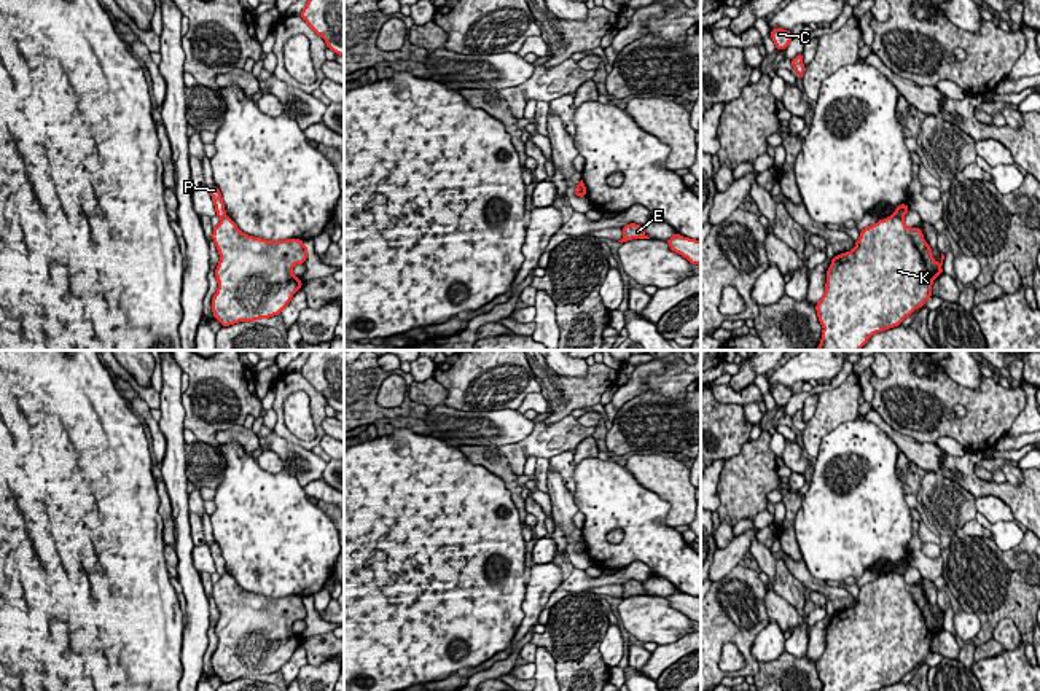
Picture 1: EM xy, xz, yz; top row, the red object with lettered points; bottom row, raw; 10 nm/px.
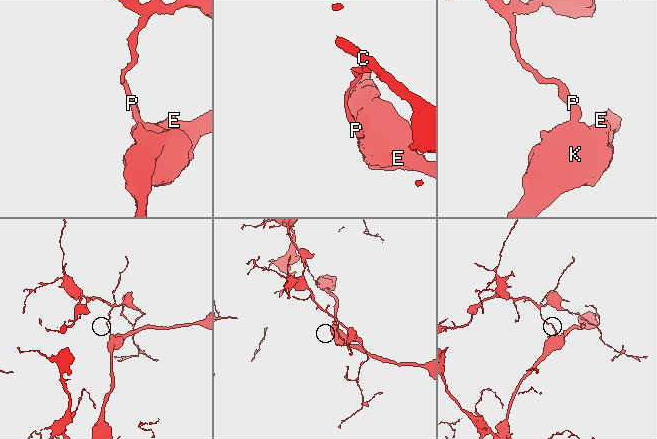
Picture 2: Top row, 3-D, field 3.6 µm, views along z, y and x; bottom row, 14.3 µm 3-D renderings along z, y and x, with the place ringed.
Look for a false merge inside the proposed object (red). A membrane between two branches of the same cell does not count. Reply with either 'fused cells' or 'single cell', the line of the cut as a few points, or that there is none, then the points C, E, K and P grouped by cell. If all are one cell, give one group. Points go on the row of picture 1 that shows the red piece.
fused cells; cut in yz along (892, 215), (902, 218); C P / E K

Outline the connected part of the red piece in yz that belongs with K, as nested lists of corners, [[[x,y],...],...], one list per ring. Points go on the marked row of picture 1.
[[[892,215],[862,229],[855,248],[835,256],[827,271],[825,293],[815,304],[819,322],[823,326],[817,350],[860,350],[873,334],[901,325],[932,296],[932,283],[936,275],[943,274],[943,260],[943,253],[940,263],[933,260],[921,228],[908,228],[903,218]]]

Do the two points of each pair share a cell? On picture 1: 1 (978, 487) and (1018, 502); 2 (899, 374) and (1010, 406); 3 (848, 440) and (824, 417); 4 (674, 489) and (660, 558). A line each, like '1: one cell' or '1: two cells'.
1: one cell
2: one cell
3: two cells
4: two cells

